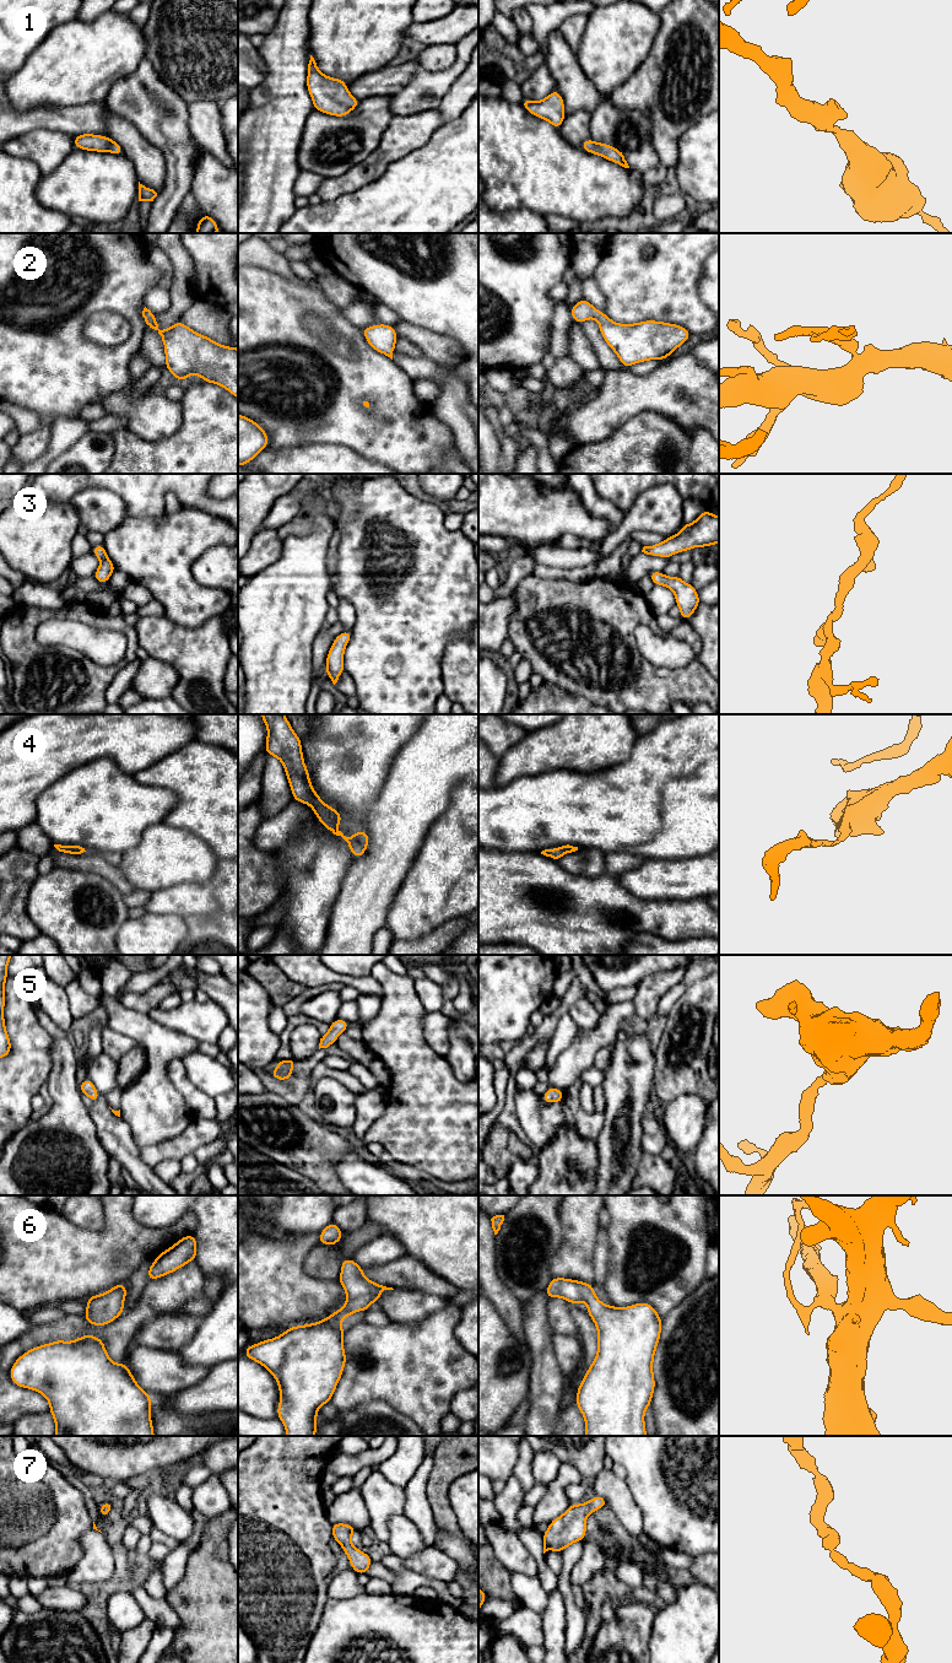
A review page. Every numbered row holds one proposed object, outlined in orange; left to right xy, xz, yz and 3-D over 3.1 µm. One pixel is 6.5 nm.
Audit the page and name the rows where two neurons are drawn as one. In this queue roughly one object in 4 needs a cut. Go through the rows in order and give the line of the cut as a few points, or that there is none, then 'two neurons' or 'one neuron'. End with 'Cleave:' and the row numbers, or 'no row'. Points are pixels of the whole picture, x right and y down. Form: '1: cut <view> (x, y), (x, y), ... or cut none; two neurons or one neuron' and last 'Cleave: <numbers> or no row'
1: cut none; one neuron
2: cut none; one neuron
3: cut none; one neuron
4: cut none; one neuron
5: cut none; one neuron
6: cut none; one neuron
7: cut none; one neuron
Cleave: no row

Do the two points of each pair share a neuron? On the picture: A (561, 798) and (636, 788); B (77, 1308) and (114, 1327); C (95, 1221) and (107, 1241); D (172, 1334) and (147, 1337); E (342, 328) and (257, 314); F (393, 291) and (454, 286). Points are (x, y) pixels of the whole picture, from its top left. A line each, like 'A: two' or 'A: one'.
A: one
B: two
C: two
D: one
E: one
F: one

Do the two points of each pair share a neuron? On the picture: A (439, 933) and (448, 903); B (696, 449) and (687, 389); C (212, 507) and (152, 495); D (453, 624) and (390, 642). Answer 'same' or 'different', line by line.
A: different
B: different
C: same
D: same

